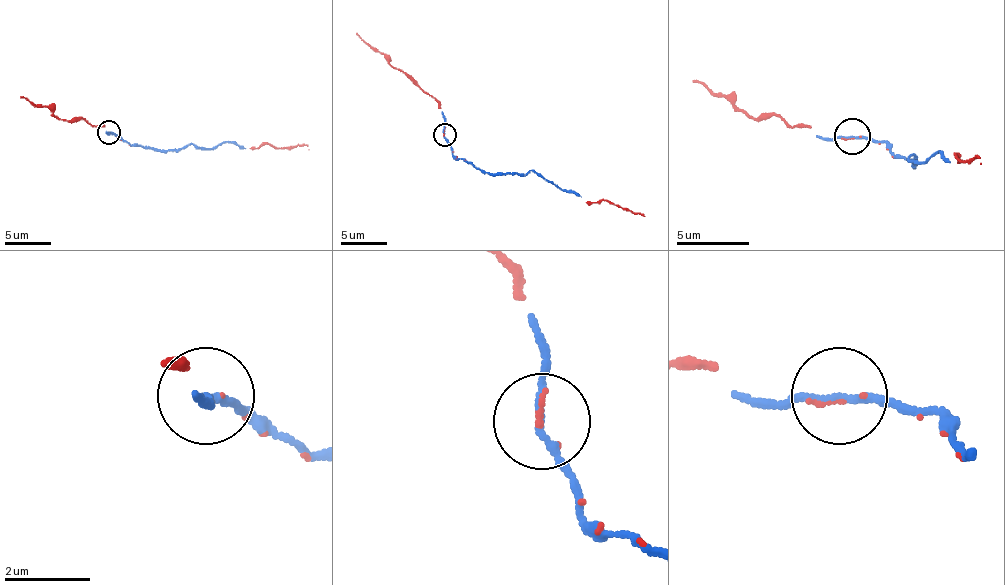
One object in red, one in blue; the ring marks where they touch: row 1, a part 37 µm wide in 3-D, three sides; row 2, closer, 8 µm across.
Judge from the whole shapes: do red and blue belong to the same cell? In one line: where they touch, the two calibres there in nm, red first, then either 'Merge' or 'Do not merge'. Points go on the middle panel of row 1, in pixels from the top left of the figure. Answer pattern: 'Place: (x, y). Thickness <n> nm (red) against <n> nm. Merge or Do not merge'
Place: (444, 134). Thickness 80 nm (red) against 160 nm. Merge

